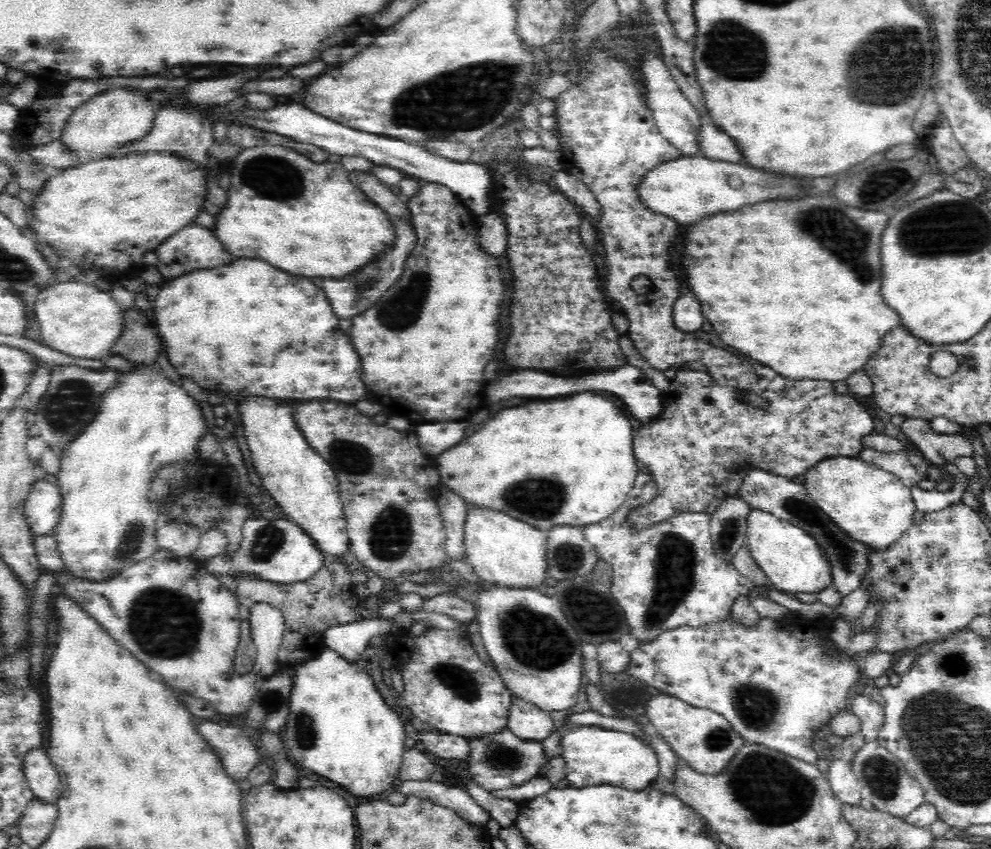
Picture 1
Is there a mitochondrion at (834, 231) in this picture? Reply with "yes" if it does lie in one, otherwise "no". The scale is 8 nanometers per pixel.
yes

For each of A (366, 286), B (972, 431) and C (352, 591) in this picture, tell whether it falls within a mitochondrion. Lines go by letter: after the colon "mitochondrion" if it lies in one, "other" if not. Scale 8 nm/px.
A: mitochondrion
B: other
C: other

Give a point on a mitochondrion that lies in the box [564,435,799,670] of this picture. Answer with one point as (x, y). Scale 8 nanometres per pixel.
(674, 574)

